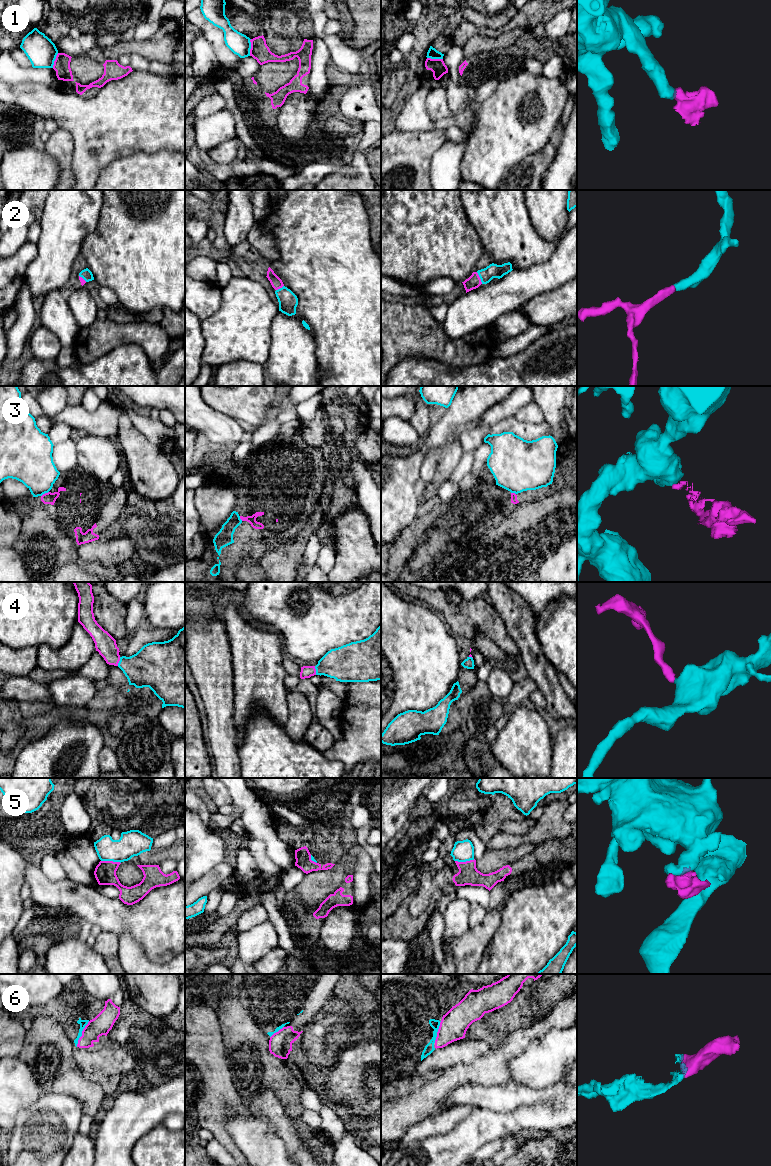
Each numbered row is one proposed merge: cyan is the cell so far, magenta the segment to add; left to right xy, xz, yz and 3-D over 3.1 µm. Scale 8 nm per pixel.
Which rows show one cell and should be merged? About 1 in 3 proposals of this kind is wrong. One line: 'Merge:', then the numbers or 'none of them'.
Merge: 2, 4, 6

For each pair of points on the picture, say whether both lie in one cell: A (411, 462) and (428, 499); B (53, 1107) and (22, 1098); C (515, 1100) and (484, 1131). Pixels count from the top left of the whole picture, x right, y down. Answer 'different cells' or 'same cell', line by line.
A: different cells
B: different cells
C: different cells

